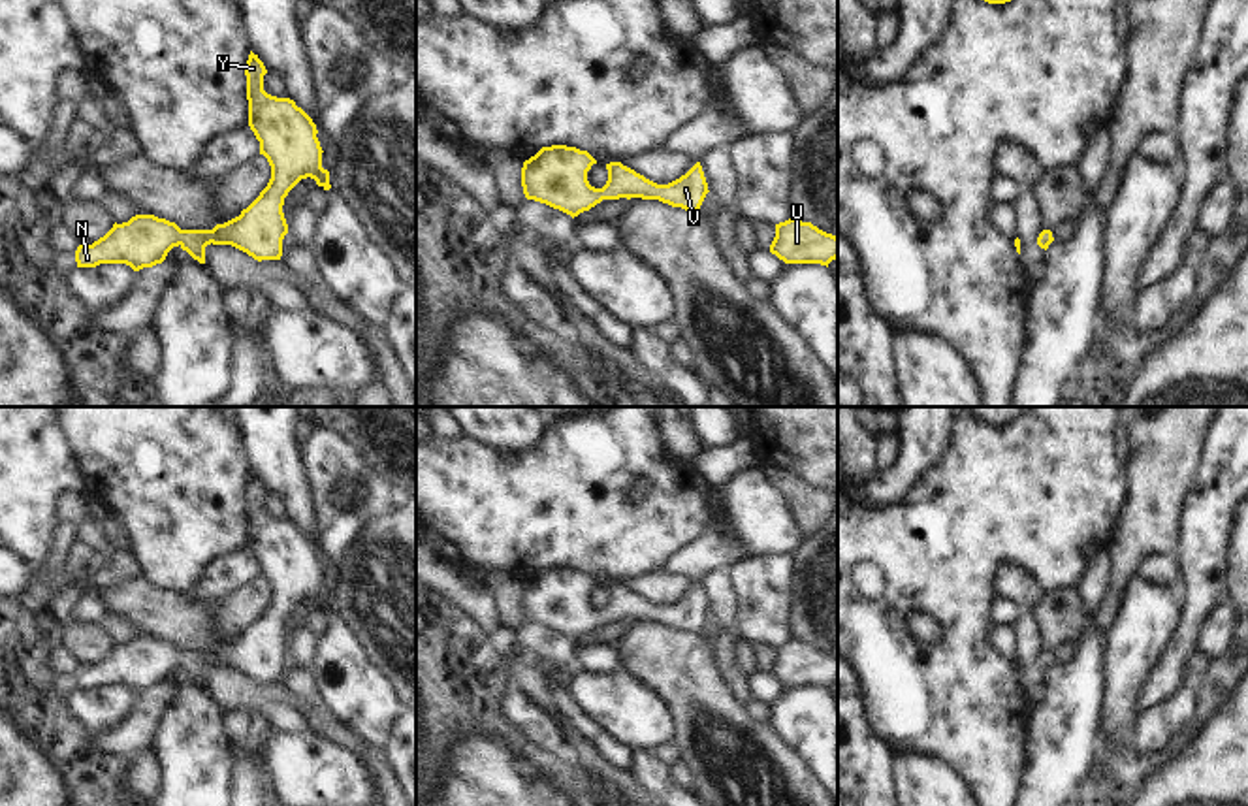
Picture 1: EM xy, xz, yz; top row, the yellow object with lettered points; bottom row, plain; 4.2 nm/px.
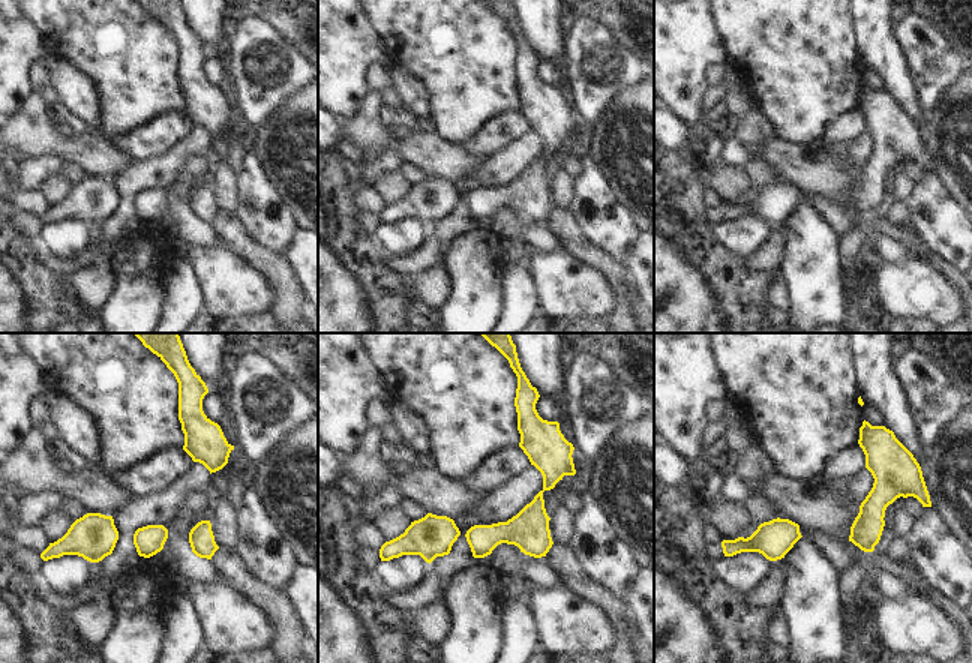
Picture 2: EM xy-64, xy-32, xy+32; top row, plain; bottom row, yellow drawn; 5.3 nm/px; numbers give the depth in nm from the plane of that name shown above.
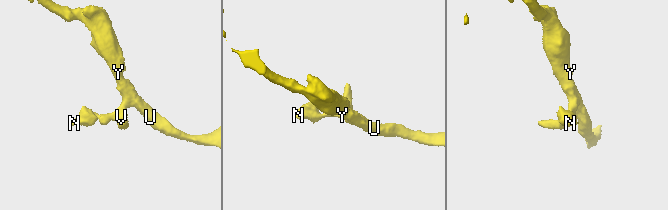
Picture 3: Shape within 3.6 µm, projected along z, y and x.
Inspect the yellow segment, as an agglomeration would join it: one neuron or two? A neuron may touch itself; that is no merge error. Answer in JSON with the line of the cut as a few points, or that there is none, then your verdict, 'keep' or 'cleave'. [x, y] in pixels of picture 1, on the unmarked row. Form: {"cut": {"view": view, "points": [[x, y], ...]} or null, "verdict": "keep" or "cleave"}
{"cut": null, "verdict": "keep"}

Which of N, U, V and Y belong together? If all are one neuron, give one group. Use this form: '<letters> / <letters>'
N U V Y

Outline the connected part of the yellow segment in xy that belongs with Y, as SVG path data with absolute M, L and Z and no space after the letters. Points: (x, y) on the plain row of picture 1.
M250 473L245 486L248 548L260 563L260 576L271 588L271 601L260 618L239 638L213 652L181 652L154 637L136 637L92 667L75 672L77 689L126 685L134 693L162 685L173 669L205 685L207 667L232 667L254 682L280 682L288 646L284 620L301 601L314 601L329 612L329 593L322 589L322 569L312 540L290 520L264 512L264 484Z

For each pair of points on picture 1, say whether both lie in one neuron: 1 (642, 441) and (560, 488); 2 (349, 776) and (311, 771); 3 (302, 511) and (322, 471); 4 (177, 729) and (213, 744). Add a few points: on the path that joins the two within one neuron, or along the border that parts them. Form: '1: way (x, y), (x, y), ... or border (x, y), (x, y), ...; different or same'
1: way (622, 443), (593, 456), (580, 469); same
2: way (339, 776), (320, 774); same
3: border (298, 451), (315, 515), (315, 537); different
4: way (187, 739), (192, 744), (204, 744); same

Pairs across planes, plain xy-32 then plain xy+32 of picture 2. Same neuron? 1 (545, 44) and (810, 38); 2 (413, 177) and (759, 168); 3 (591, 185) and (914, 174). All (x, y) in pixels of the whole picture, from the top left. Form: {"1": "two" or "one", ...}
{"1": "two", "2": "one", "3": "two"}

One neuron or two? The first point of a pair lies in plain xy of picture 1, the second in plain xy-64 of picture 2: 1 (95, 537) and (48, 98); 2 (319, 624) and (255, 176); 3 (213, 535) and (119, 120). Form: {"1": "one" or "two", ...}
{"1": "one", "2": "two", "3": "one"}

